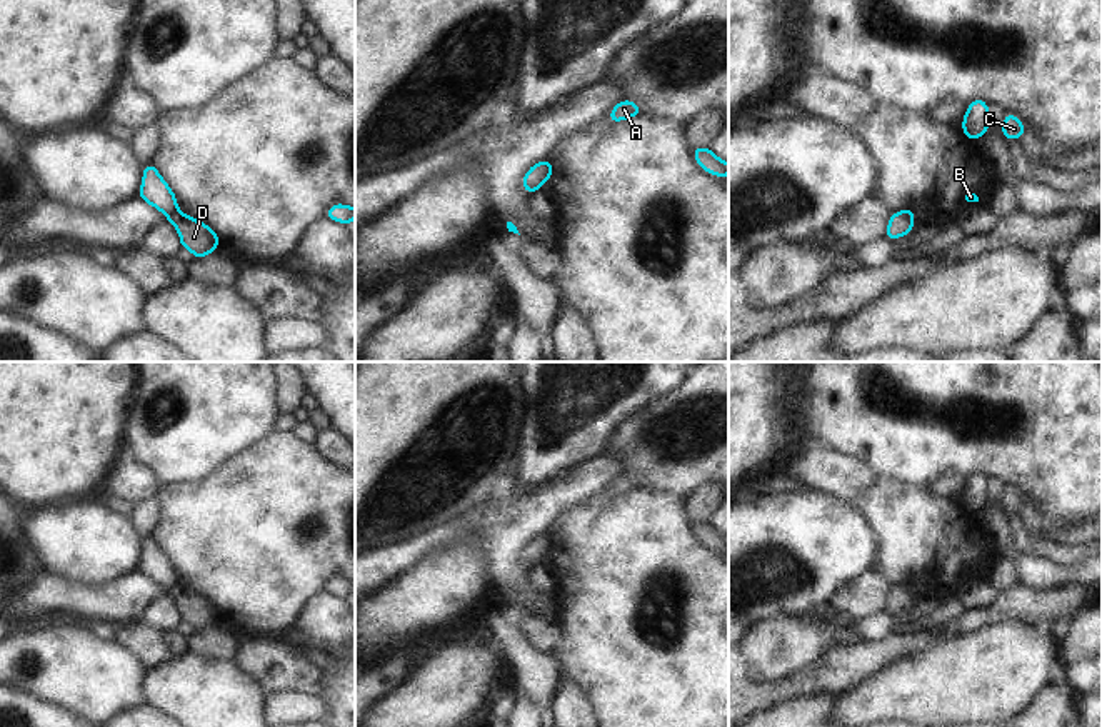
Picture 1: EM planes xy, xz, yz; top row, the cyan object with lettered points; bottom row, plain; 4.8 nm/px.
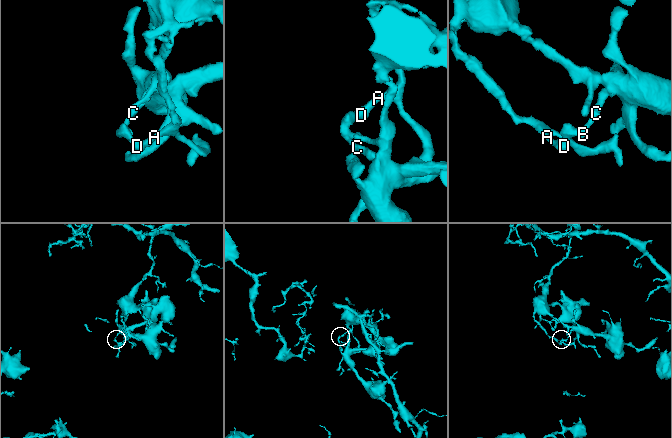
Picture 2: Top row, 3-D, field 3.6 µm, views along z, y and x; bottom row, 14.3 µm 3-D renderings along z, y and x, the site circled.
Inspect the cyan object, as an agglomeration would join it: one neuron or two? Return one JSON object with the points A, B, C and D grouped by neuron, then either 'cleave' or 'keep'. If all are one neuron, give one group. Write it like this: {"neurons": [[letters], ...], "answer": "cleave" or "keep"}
{"neurons": [["A", "D"], ["B", "C"]], "answer": "cleave"}

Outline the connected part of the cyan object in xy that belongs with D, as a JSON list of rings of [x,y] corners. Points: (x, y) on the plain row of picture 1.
[[[180,584],[167,590],[180,609],[180,620],[188,622],[193,632],[202,632],[217,624],[220,610],[203,595],[182,587]]]

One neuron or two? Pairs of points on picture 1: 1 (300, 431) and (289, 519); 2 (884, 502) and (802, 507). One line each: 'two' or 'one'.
1: two
2: two

